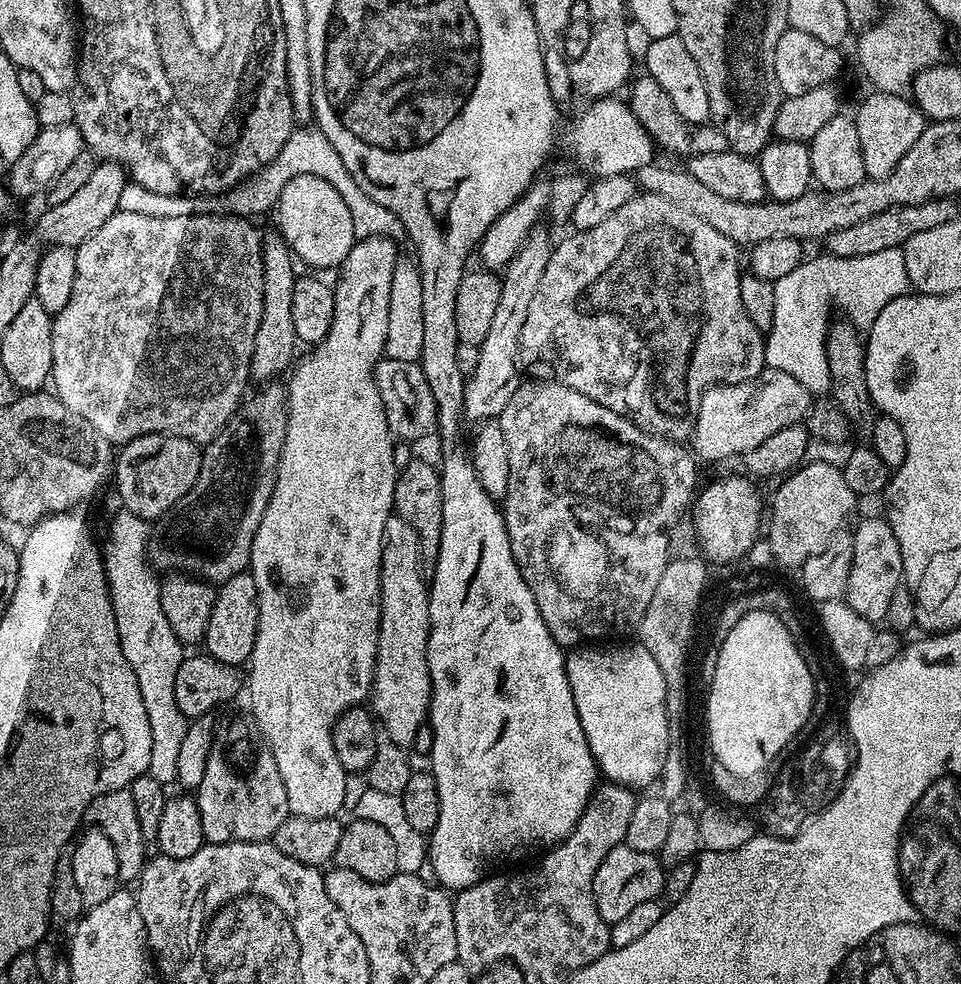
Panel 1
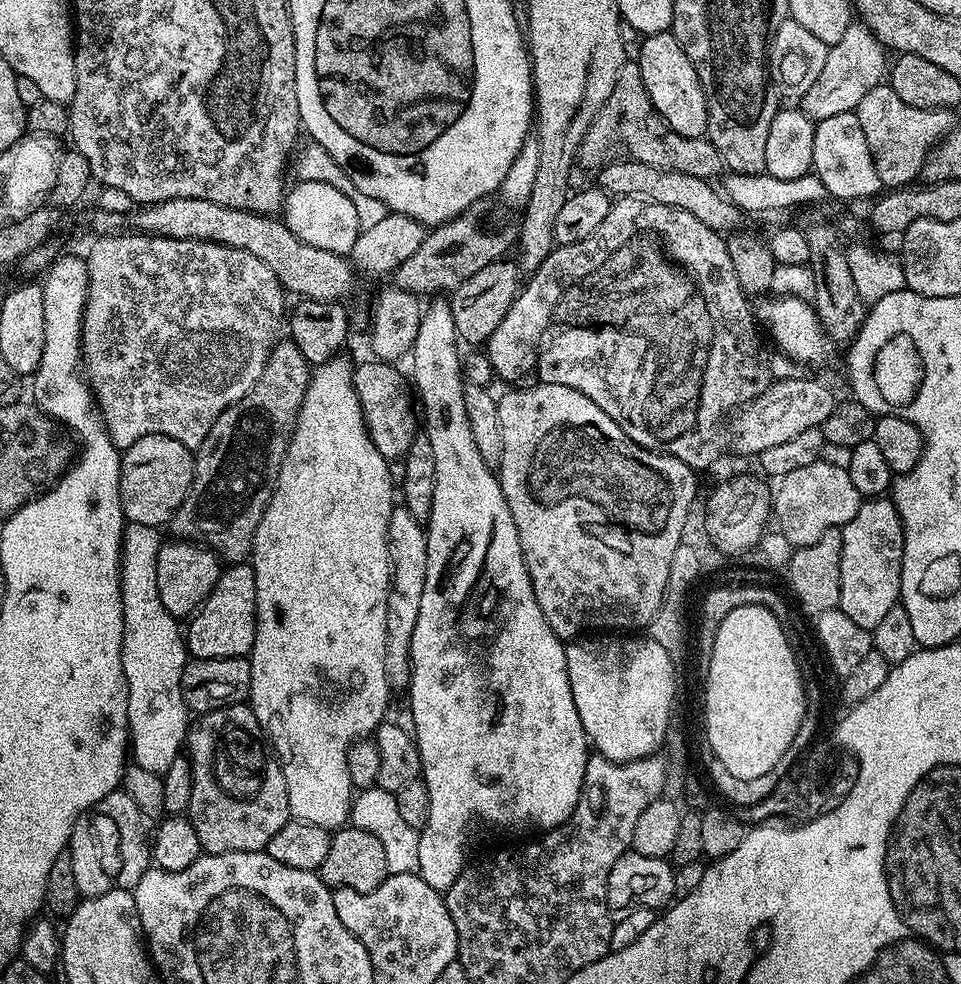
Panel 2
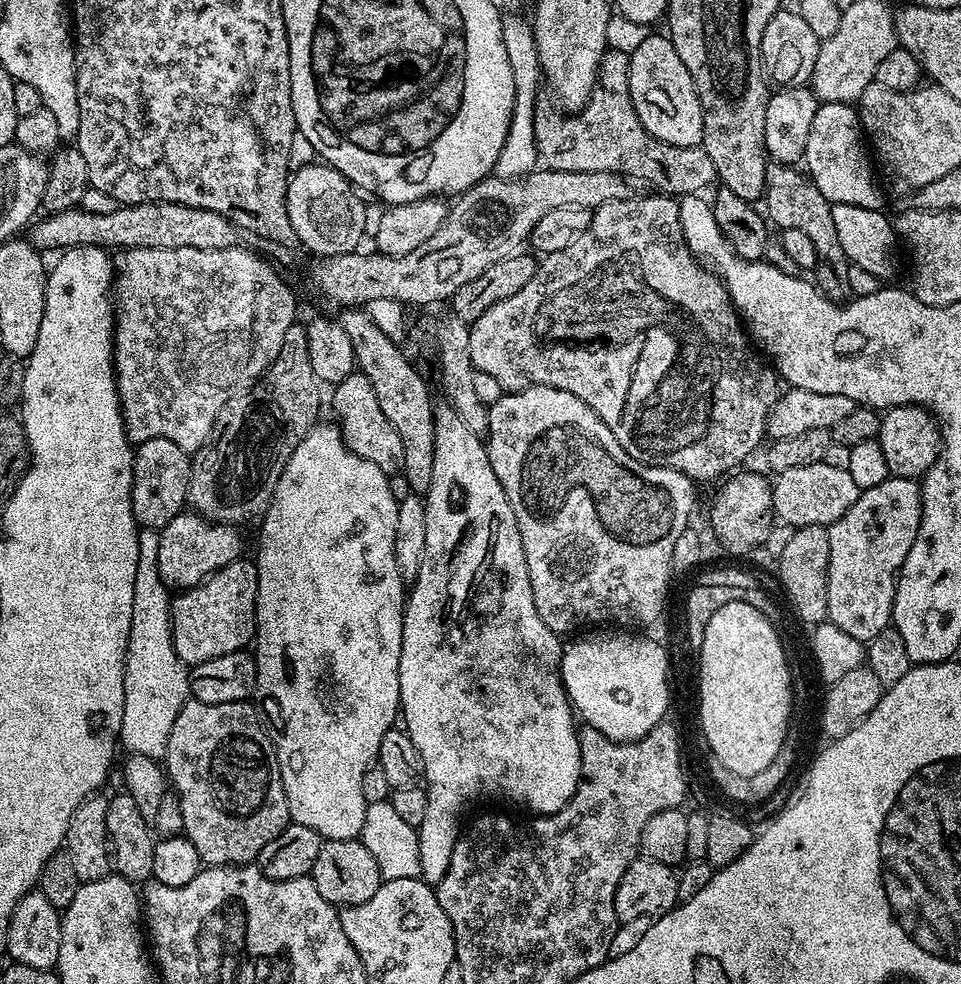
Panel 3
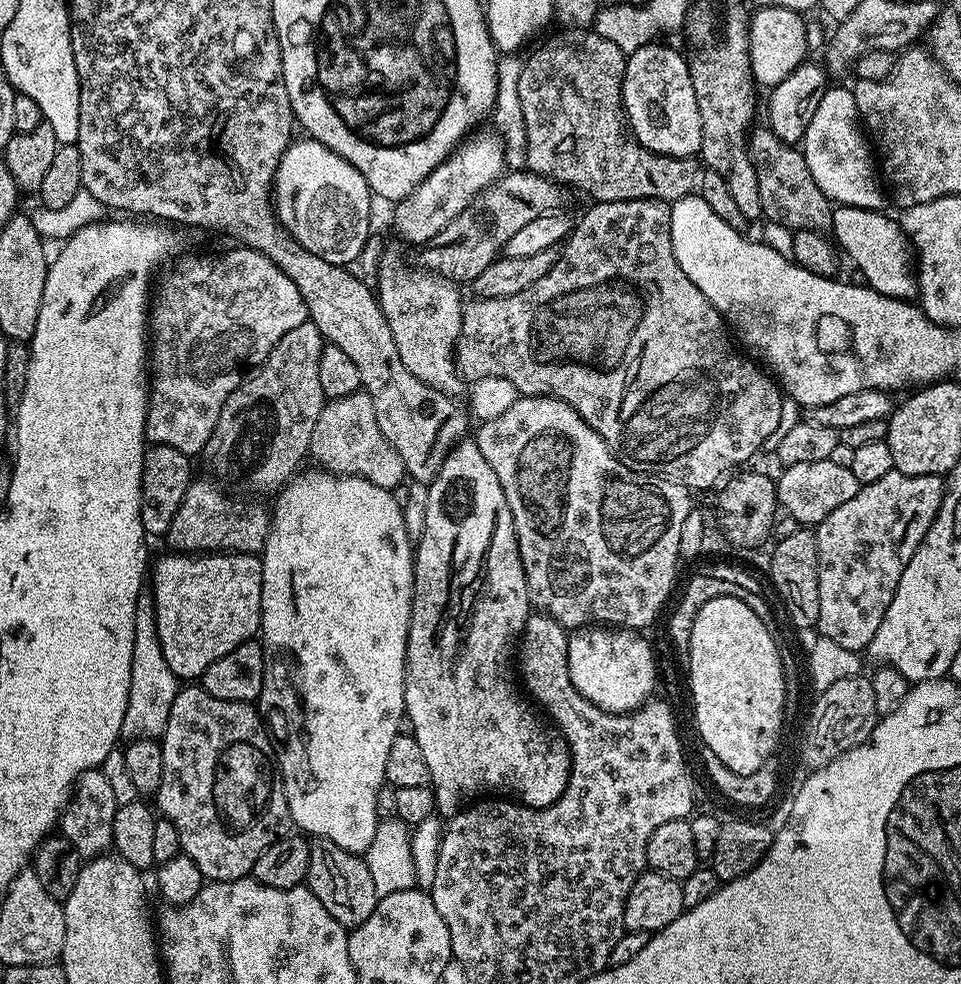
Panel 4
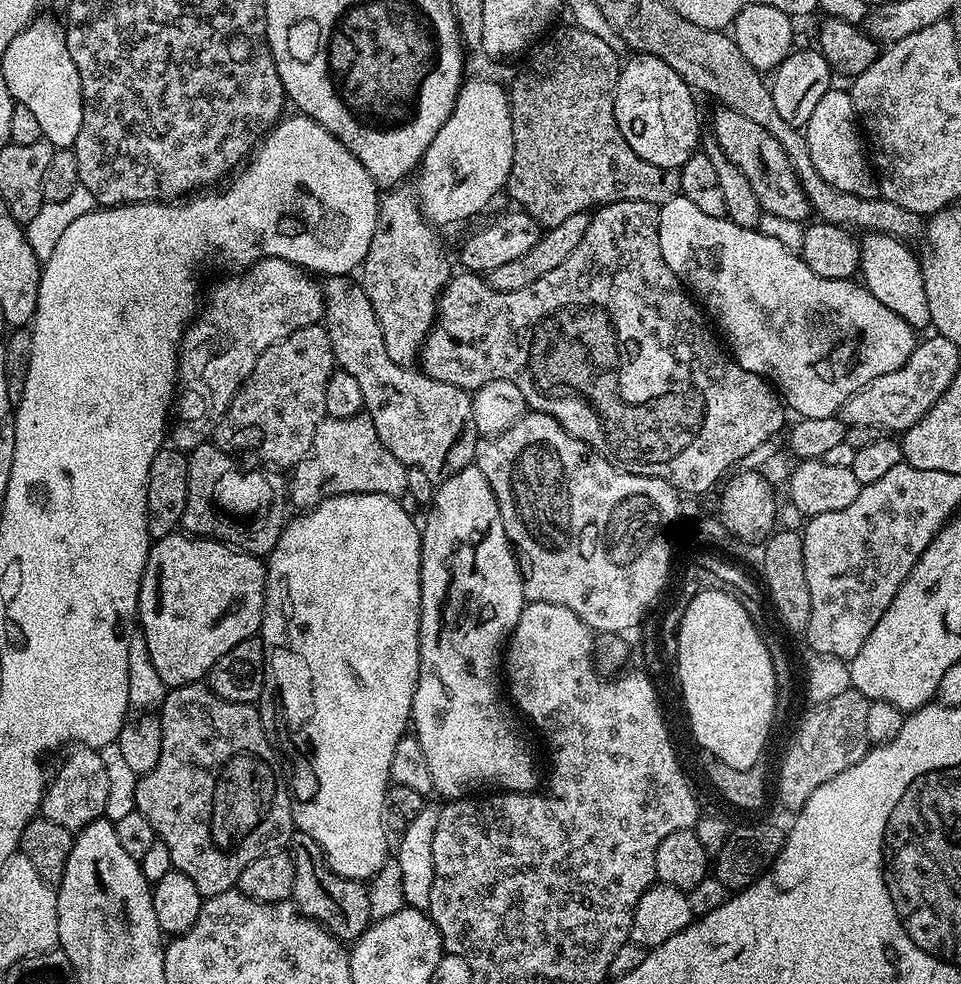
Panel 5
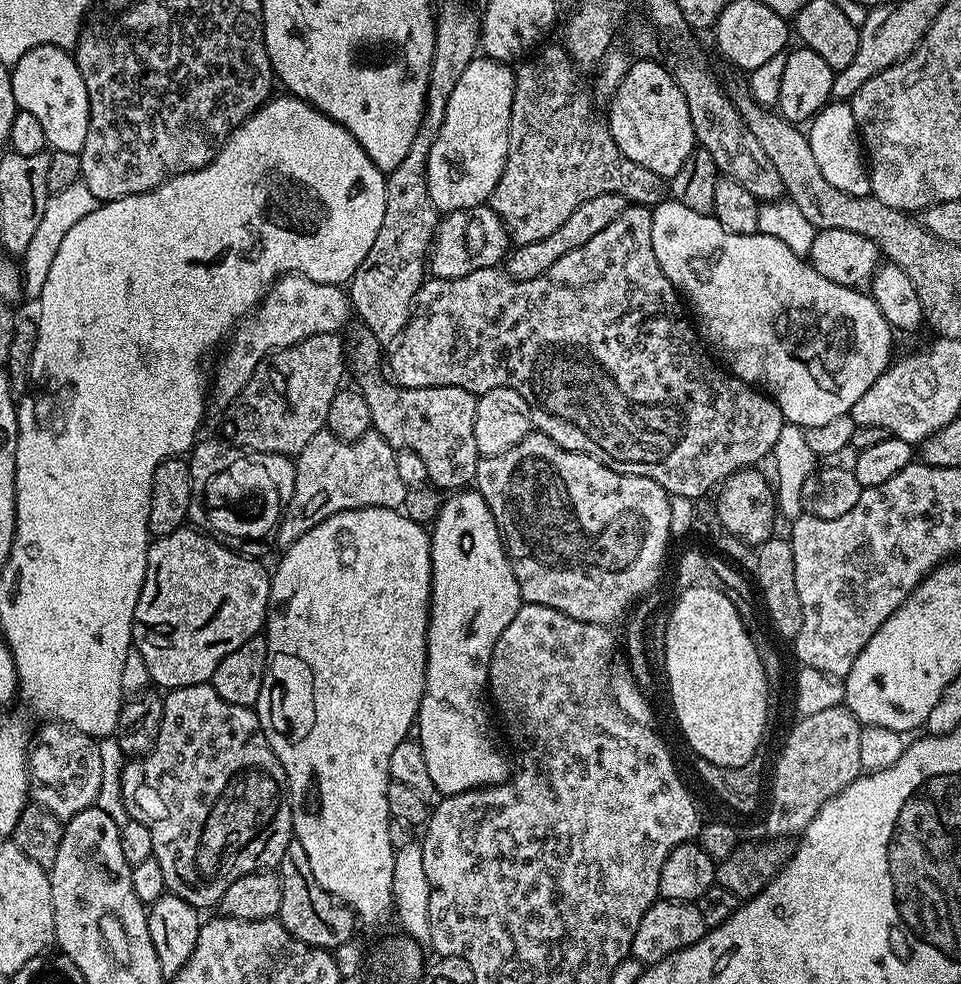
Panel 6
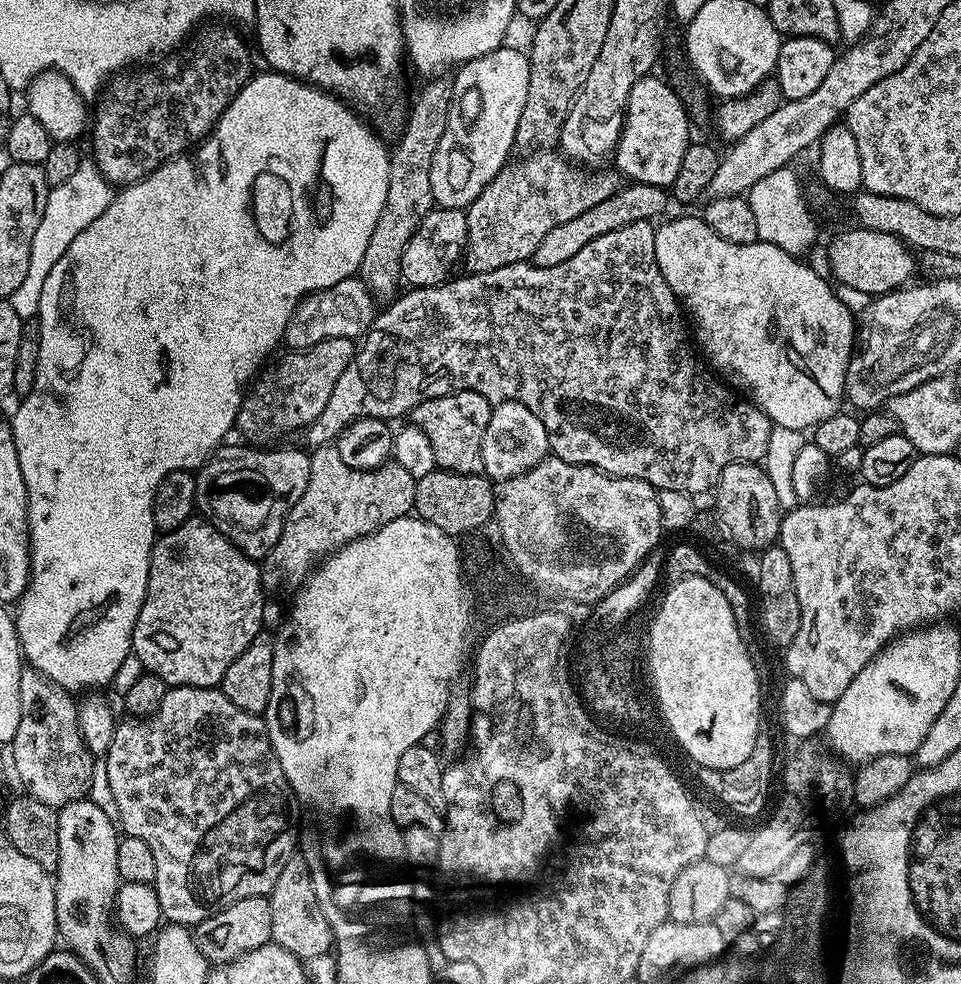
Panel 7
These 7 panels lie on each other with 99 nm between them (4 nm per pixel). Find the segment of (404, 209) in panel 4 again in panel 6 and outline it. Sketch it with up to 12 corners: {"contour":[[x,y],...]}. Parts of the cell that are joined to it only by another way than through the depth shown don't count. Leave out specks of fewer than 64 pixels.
{"contour":[[477,58],[428,155],[437,213],[479,208],[508,157],[515,71]]}

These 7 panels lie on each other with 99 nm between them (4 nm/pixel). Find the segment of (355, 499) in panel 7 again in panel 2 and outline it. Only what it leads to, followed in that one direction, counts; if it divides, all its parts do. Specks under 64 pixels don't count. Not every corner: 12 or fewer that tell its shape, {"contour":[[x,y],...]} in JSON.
{"contour":[[395,363],[352,370],[368,436],[387,461],[418,435],[410,388]]}

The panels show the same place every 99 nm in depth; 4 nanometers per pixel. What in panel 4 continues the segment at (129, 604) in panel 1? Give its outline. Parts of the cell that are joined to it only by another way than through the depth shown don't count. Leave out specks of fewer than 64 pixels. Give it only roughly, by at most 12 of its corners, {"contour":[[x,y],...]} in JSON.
{"contour":[[151,595],[136,603],[128,742],[163,737],[180,693]]}

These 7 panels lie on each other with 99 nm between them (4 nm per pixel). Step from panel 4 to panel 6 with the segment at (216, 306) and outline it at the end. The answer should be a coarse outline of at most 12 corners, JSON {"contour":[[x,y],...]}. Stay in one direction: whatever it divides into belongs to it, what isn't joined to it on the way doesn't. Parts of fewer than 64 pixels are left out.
{"contour":[[281,276],[231,333],[210,376],[227,409],[258,362],[343,333],[341,285]]}

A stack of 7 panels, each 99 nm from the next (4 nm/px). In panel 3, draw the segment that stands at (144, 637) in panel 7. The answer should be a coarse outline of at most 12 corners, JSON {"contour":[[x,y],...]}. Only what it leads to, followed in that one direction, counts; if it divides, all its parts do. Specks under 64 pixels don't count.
{"contour":[[233,560],[171,602],[178,658],[247,649],[256,565]]}

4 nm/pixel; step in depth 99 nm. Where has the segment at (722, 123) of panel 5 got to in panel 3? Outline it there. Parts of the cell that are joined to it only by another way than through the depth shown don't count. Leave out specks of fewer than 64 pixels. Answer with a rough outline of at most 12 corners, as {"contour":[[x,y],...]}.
{"contour":[[769,163],[763,203],[780,230],[818,250],[814,283],[853,295],[852,268],[832,203],[799,167]]}

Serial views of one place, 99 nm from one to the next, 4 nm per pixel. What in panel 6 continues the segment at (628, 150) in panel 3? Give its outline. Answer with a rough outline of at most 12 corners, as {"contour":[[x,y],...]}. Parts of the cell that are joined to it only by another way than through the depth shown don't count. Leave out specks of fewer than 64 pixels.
{"contour":[[563,46],[515,69],[490,197],[511,243],[603,192],[655,206]]}

